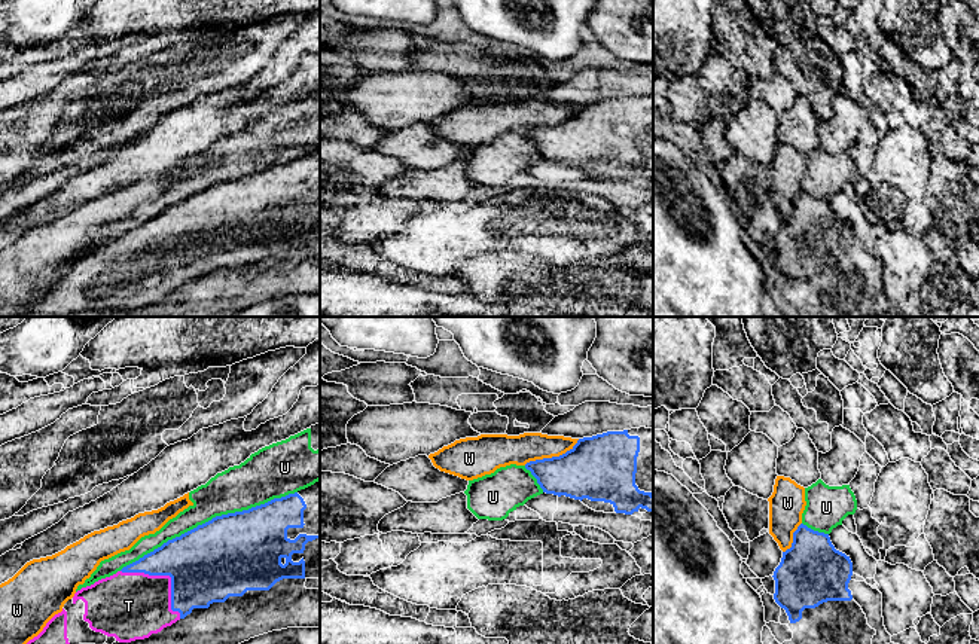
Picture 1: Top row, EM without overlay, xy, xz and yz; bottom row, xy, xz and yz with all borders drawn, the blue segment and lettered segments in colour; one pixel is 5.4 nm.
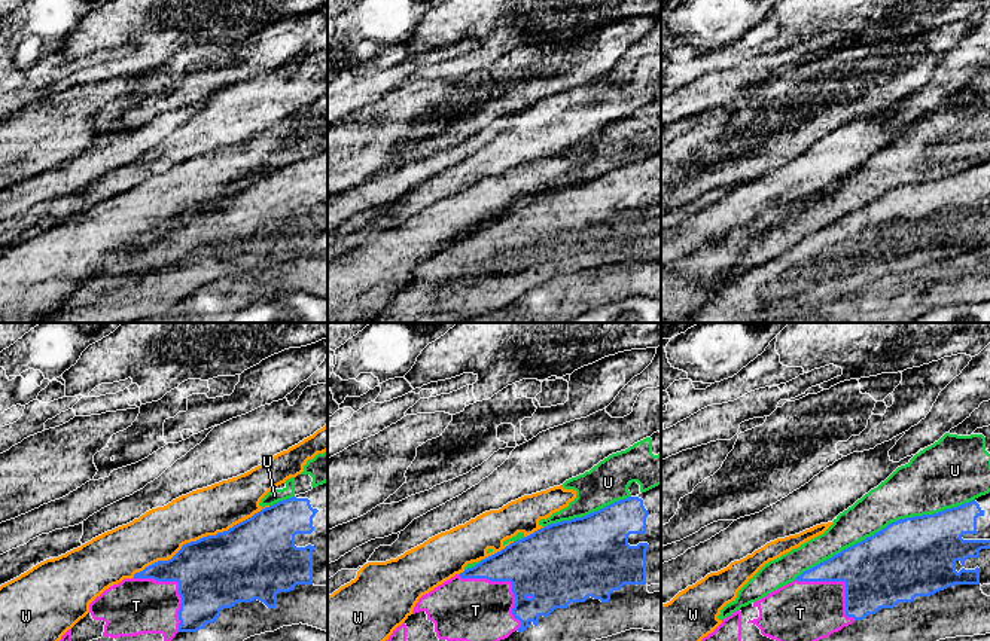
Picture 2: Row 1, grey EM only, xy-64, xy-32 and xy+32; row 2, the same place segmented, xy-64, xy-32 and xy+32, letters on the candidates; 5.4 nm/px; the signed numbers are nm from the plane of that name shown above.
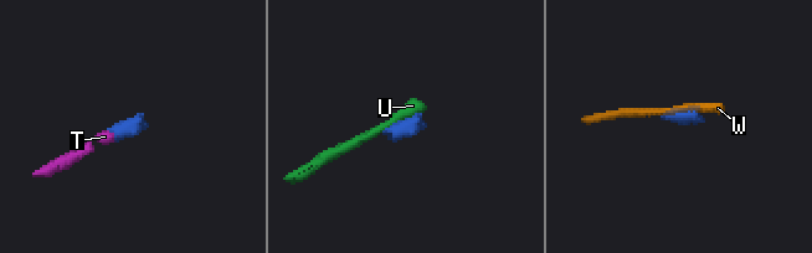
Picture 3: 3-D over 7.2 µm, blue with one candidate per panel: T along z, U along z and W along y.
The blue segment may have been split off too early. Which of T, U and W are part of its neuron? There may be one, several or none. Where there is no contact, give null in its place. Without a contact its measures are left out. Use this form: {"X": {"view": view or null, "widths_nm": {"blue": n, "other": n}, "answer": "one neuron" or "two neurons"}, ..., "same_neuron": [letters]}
{"T": {"view": "xy", "widths_nm": {"blue": 420, "other": 360}, "answer": "one neuron"}, "U": {"view": "xy", "widths_nm": {"blue": 440, "other": 240}, "answer": "two neurons"}, "W": {"view": "xz", "widths_nm": {"blue": 340, "other": 160}, "answer": "two neurons"}, "same_neuron": ["T"]}

